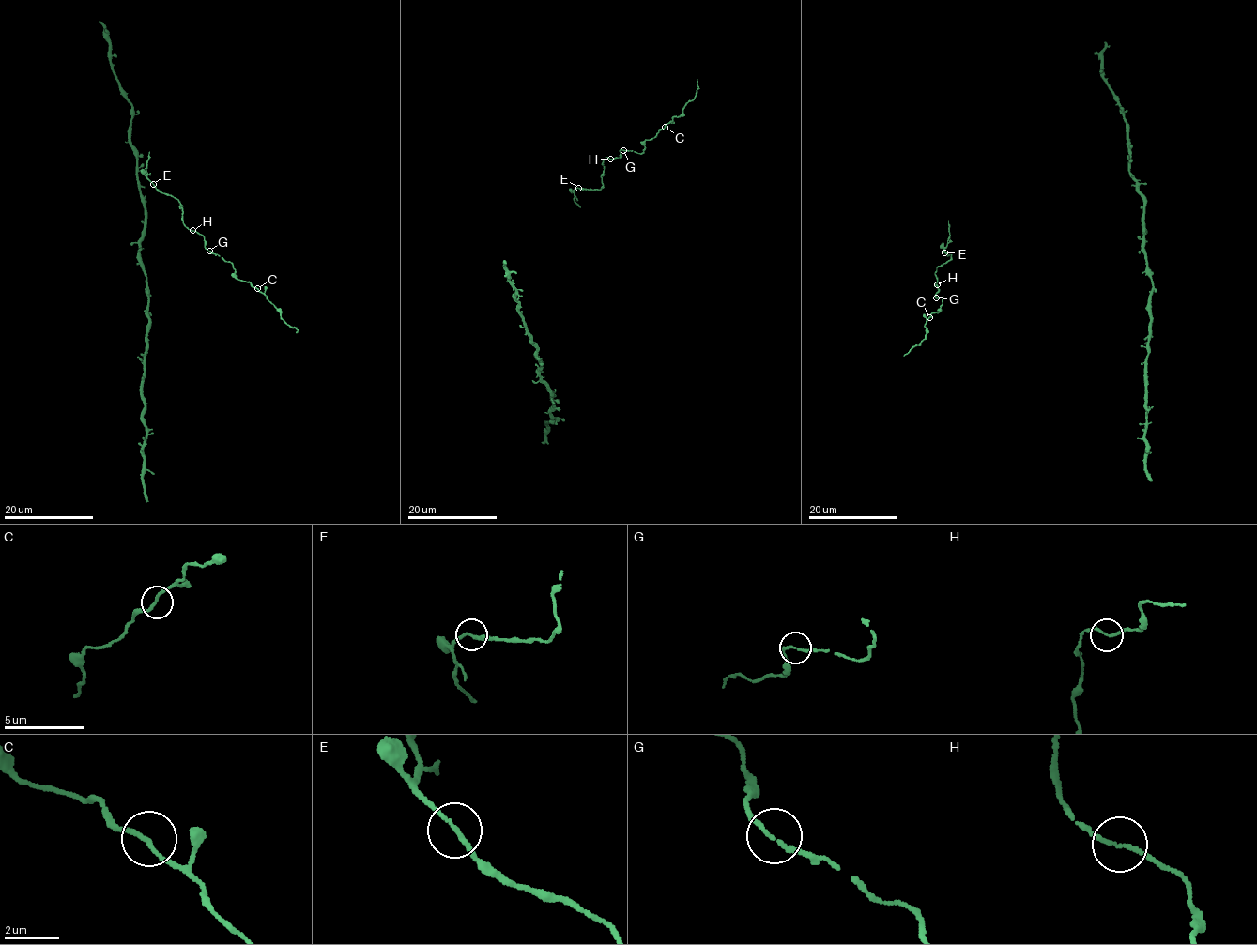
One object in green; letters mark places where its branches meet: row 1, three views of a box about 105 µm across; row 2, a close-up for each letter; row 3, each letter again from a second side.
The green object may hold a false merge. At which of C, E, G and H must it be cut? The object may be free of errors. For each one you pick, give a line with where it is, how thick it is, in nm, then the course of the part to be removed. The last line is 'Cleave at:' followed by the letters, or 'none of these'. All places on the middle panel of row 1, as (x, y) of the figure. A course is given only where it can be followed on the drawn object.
Cleave at: none of these

